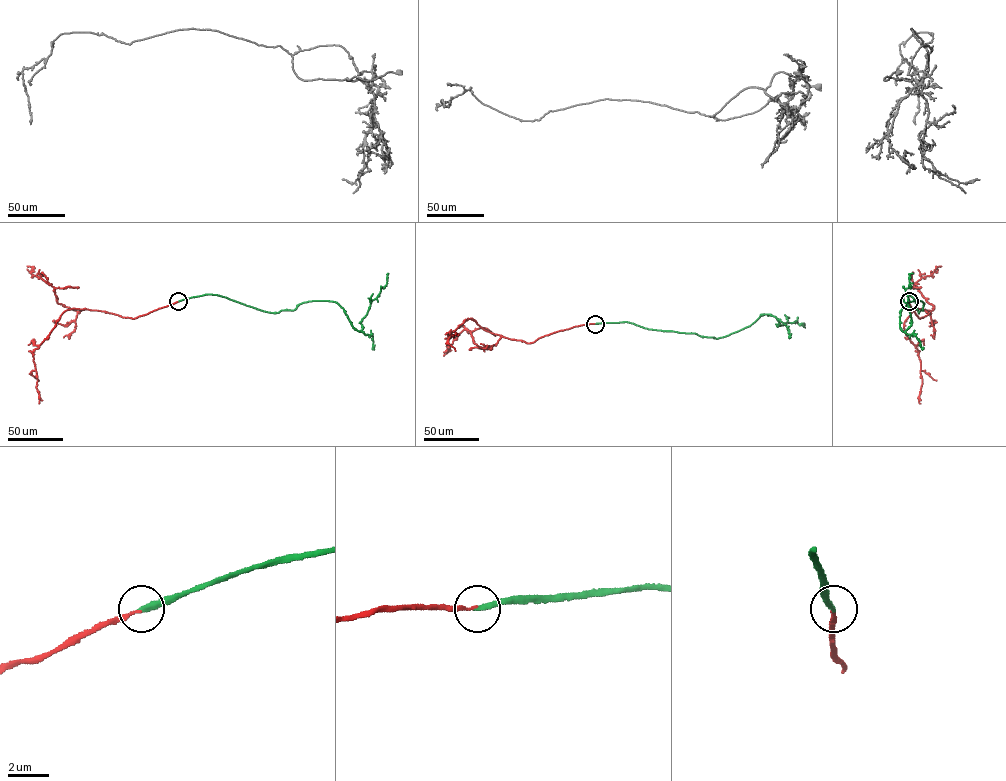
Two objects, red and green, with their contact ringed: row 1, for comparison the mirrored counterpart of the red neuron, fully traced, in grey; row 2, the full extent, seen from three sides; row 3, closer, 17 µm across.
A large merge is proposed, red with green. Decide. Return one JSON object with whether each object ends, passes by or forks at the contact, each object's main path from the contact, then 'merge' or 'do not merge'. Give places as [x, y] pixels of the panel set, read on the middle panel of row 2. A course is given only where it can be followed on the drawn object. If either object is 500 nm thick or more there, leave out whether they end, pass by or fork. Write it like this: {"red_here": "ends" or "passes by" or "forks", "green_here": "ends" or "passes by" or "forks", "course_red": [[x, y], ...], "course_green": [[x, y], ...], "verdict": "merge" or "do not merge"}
{"red_here": "ends", "green_here": "ends", "course_red": [[594, 324], [559, 330], [526, 343], [485, 330], [468, 318], [449, 332], [453, 337], [455, 335]], "course_green": [[594, 324], [630, 322], [649, 329], [717, 338], [768, 314], [775, 317], [777, 326], [797, 320], [805, 327]], "verdict": "do not merge"}

